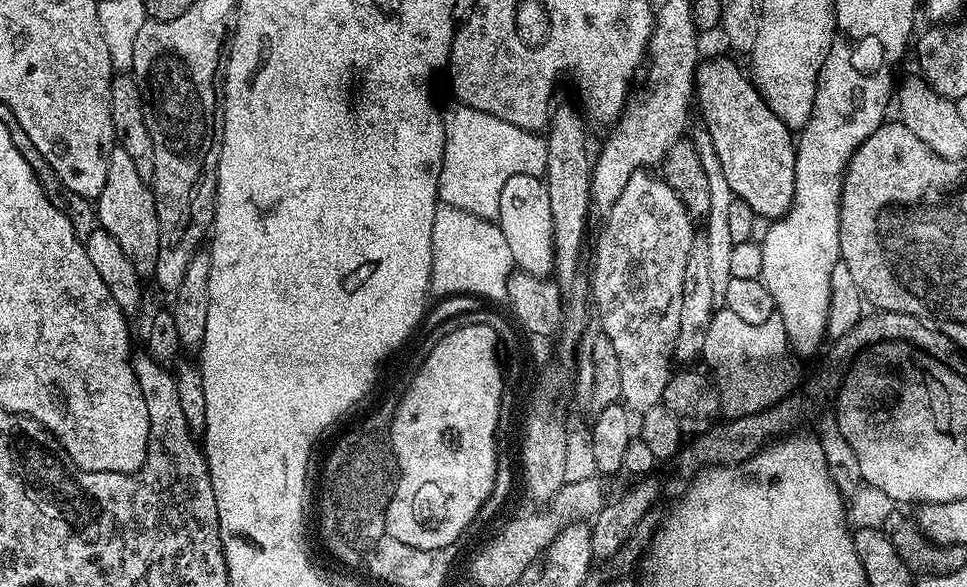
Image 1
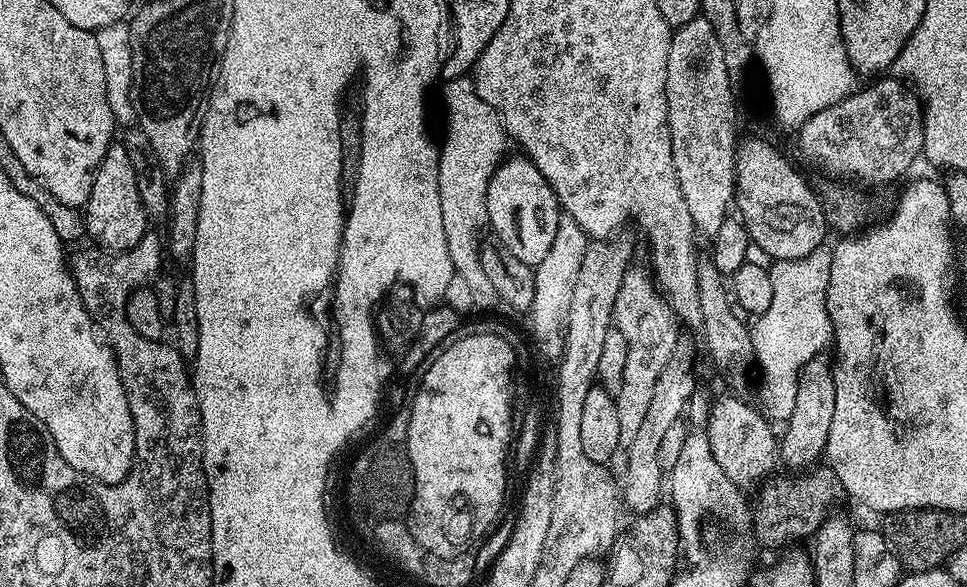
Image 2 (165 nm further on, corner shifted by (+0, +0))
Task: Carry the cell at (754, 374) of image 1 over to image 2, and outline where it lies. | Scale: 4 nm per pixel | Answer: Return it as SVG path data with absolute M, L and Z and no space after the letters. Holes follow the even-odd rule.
M821 246L801 260L778 260L768 268L770 283L774 285L774 302L766 314L755 317L751 325L752 345L756 355L755 367L760 372L760 400L762 412L769 421L786 422L794 411L800 371L816 355L823 353L832 336L831 318L827 310L827 284L830 282L832 248Z

